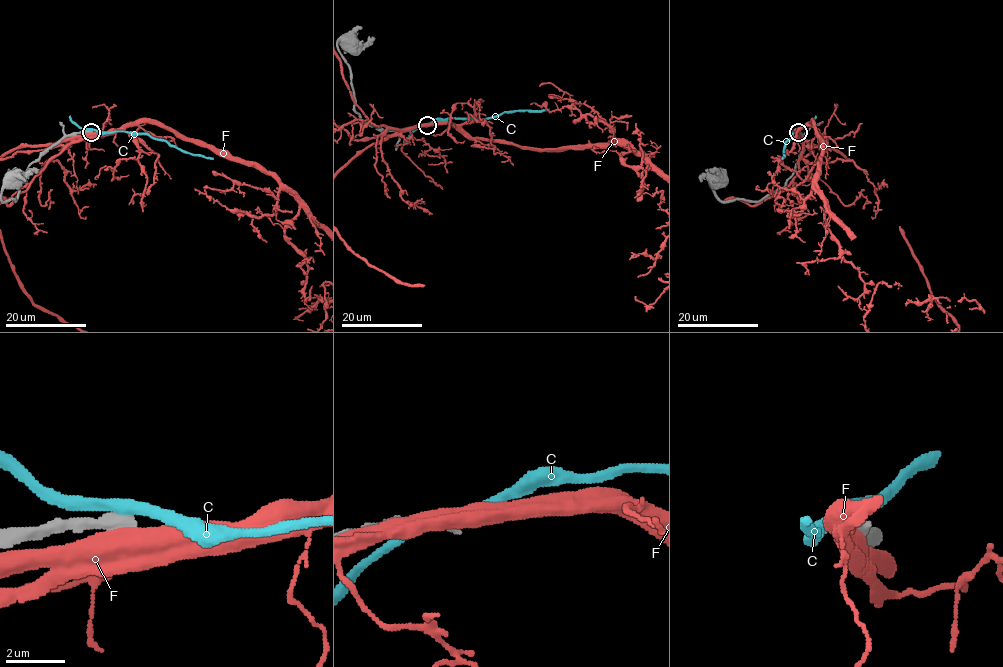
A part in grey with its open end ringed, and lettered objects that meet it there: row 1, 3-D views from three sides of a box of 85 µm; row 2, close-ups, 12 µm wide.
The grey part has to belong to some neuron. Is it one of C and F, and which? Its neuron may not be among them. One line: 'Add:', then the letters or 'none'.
Add: none

